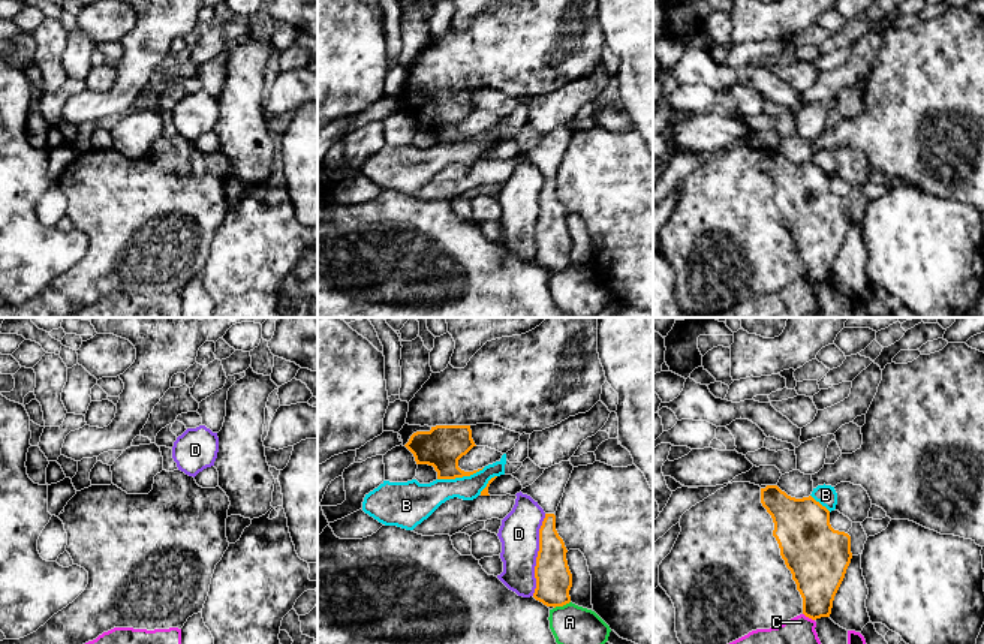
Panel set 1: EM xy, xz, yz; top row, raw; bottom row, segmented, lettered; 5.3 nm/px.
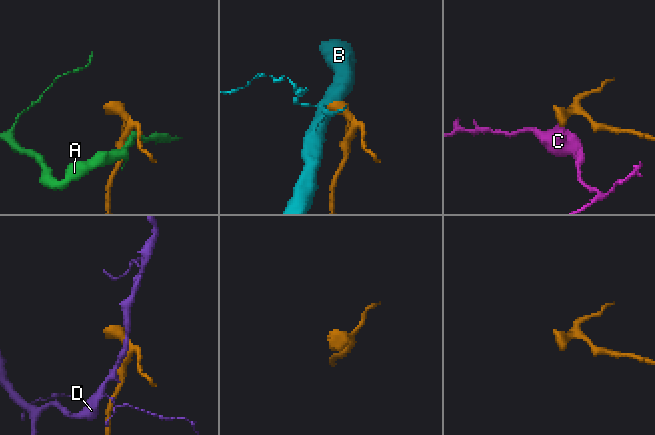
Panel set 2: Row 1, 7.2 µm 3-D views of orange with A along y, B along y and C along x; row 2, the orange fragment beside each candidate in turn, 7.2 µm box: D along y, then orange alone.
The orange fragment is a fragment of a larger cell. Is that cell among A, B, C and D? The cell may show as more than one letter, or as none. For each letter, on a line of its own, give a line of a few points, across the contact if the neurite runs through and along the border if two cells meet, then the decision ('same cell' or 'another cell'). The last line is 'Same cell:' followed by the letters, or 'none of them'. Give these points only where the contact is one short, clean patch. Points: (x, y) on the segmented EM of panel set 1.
A: xz (569, 601), (554, 608) | another cell
B: xz (484, 468), (469, 475), (438, 480) | another cell
C: yz (803, 613), (814, 620) | another cell
D: another cell
Same cell: none of them

